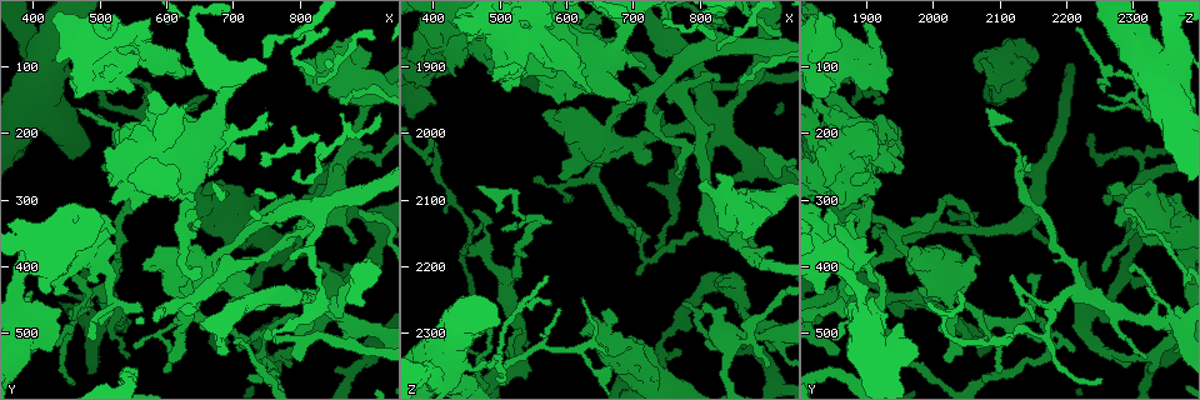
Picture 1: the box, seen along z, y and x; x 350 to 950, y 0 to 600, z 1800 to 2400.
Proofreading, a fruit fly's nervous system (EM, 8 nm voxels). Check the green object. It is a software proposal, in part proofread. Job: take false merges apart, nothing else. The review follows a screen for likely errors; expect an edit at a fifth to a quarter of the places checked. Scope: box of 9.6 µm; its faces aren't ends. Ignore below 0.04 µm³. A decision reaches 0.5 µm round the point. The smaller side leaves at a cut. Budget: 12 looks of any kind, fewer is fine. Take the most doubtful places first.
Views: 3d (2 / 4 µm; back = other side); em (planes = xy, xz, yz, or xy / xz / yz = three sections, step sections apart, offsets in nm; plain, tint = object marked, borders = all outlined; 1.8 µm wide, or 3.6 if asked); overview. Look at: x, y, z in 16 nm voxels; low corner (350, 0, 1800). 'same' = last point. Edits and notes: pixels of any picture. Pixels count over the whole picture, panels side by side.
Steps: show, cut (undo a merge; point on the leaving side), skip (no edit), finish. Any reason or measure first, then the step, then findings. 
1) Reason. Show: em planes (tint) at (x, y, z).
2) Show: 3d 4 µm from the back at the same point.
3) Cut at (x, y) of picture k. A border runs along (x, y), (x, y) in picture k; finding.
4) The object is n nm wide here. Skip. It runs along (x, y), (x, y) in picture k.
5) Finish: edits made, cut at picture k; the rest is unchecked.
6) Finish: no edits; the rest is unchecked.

Thick turns thin. Show: 3d 4 µm at (405, 95, 2365).

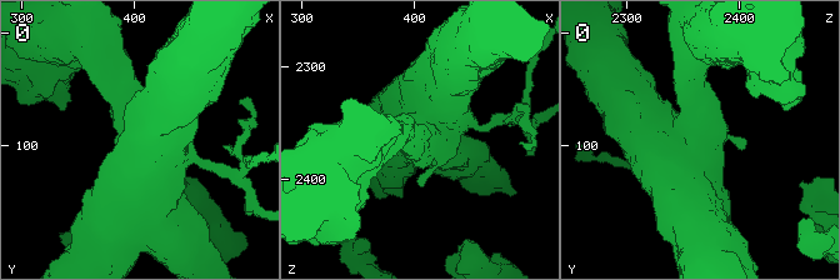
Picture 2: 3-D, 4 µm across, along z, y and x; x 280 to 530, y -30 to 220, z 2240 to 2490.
Show: em planes (plain) at (408, 92, 2362).

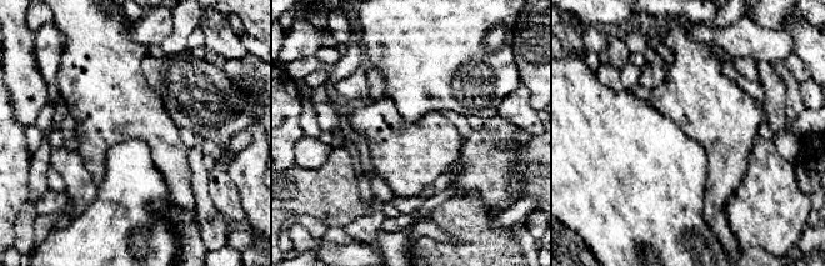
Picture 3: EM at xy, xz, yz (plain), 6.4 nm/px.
Where the object lies. Show: em planes (tint) at the same point.

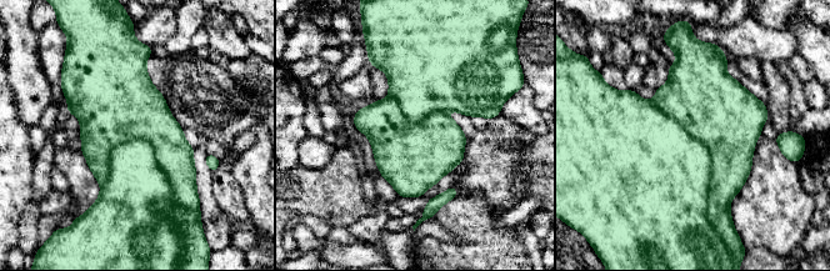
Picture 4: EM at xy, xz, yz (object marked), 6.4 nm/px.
Cut at (135, 184) of picture 4. A border runs along (123, 141), (153, 146), (164, 214) in picture 4; two neurons meet here.

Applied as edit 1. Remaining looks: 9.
Show: overview.

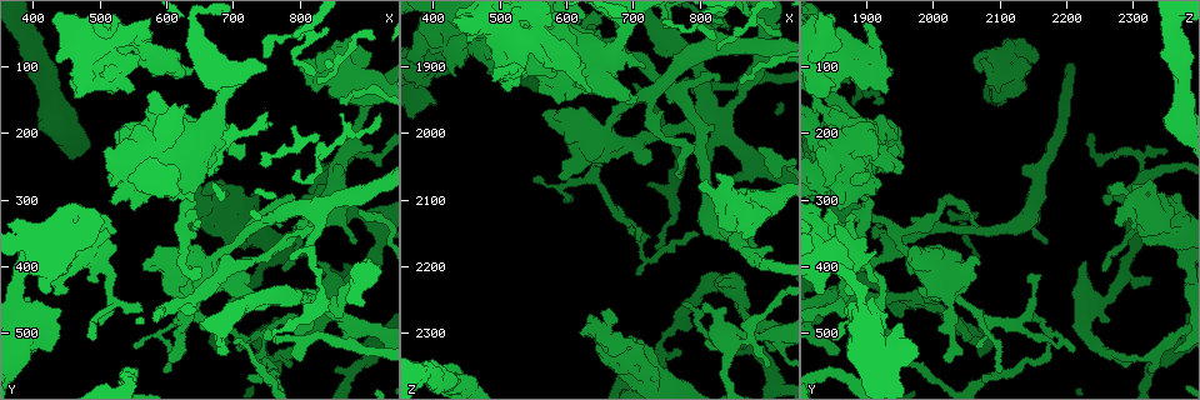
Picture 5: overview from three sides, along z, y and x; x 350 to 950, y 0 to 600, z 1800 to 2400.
Sharp bend. Show: em 3.6 µm xy step 16 (tint) at (545, 55, 1850).

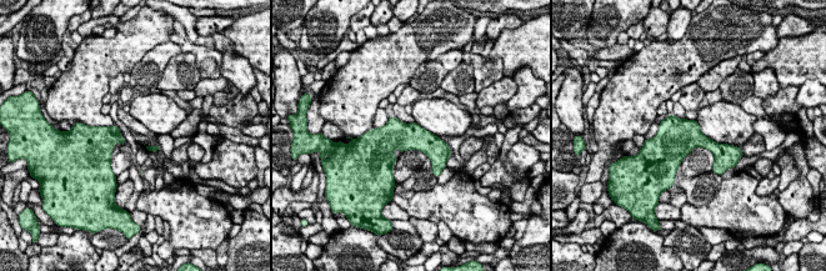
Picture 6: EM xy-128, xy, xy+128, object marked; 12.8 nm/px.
Show: em 3.6 µm yz step 8 (tint) at the same point.

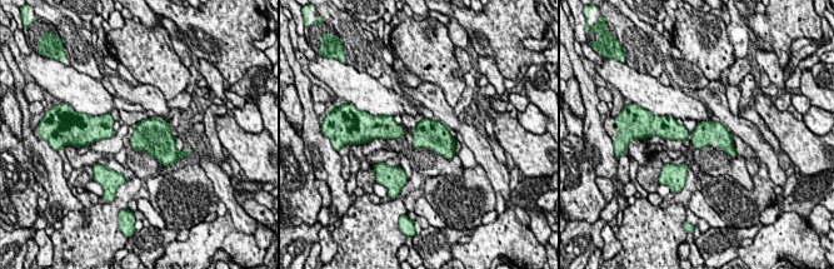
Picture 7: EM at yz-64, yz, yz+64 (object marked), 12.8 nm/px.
The object is 320 nm wide here. Skip. It runs along (664, 125), (718, 135), (730, 148) in picture 7; one neuron here.

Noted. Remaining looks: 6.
Thick turns thin. Show: em 3.6 µm xz step 8 (tint) at (600, 390, 1985).

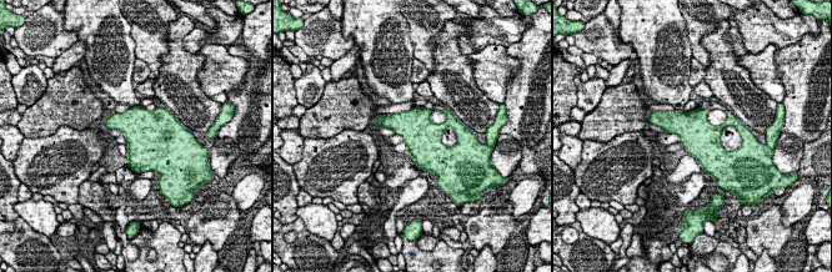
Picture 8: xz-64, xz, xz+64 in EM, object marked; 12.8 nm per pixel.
Show: em 3.6 µm planes (tint) at the same point.

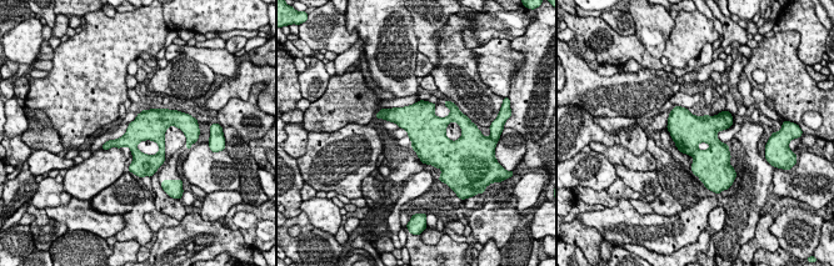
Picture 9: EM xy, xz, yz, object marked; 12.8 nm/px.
Skip. Continuous, no second neuron.

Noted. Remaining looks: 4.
Finish: edits made, cut at picture 4; the rest is unchecked.

